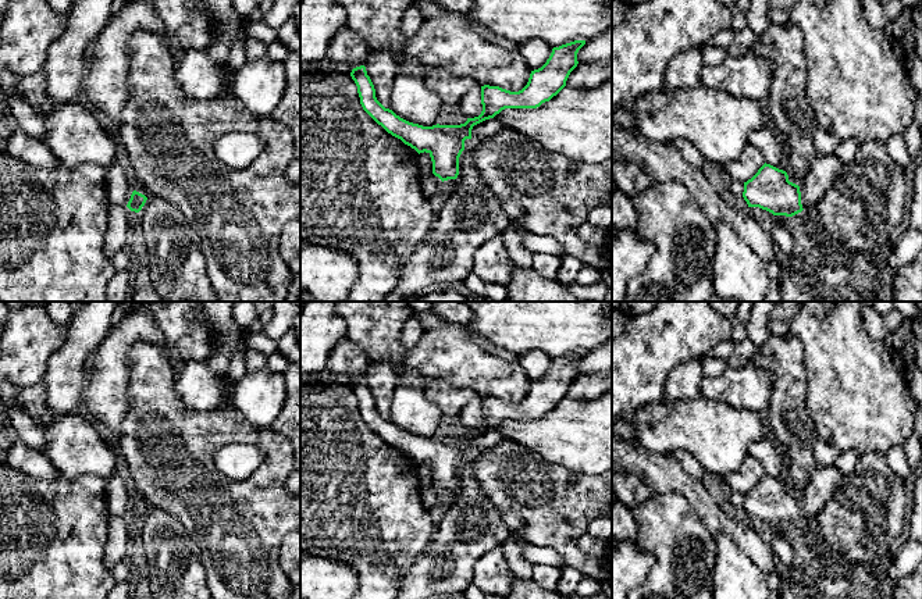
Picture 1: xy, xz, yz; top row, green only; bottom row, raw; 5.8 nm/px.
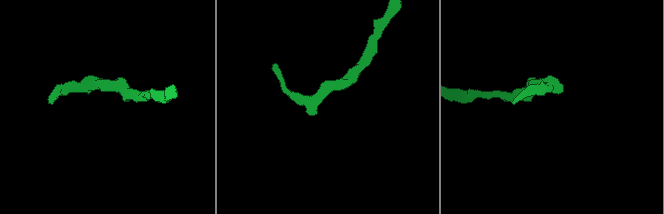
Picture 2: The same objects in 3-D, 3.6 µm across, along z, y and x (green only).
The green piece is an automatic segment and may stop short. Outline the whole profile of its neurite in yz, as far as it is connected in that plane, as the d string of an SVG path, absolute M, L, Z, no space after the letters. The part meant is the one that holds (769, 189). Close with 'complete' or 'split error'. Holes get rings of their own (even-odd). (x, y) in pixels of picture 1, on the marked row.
M816 154L798 186L786 171L763 164L744 182L743 197L748 207L759 207L773 215L793 217L818 203L832 188L844 163L834 154Z | split error

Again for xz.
M574 40L553 47L547 63L531 71L527 85L519 92L510 92L499 86L481 86L481 114L467 118L460 125L423 126L409 122L377 100L374 85L364 65L353 68L350 76L357 86L363 110L378 125L419 154L424 151L430 154L432 174L442 181L441 192L446 196L455 189L455 179L459 175L459 157L464 150L464 140L471 139L473 126L494 118L505 108L537 108L549 101L566 86L570 72L579 64L577 53L584 44L585 40Z | split error

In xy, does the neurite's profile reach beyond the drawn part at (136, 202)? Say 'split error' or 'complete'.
split error

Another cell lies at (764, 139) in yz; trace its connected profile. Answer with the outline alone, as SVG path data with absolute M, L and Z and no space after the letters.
M762 126L752 131L748 143L759 150L766 164L784 171L787 163L786 153L772 129Z

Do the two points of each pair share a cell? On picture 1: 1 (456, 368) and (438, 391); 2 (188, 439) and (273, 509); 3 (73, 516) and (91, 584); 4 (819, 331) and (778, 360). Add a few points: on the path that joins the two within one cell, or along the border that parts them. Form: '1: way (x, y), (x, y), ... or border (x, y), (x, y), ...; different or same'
1: border (424, 387), (444, 380), (476, 395); different
2: way (188, 467), (231, 509), (245, 509); same
3: way (77, 532), (79, 535), (79, 567); same
4: border (789, 332), (801, 345), (803, 367), (807, 375); different

